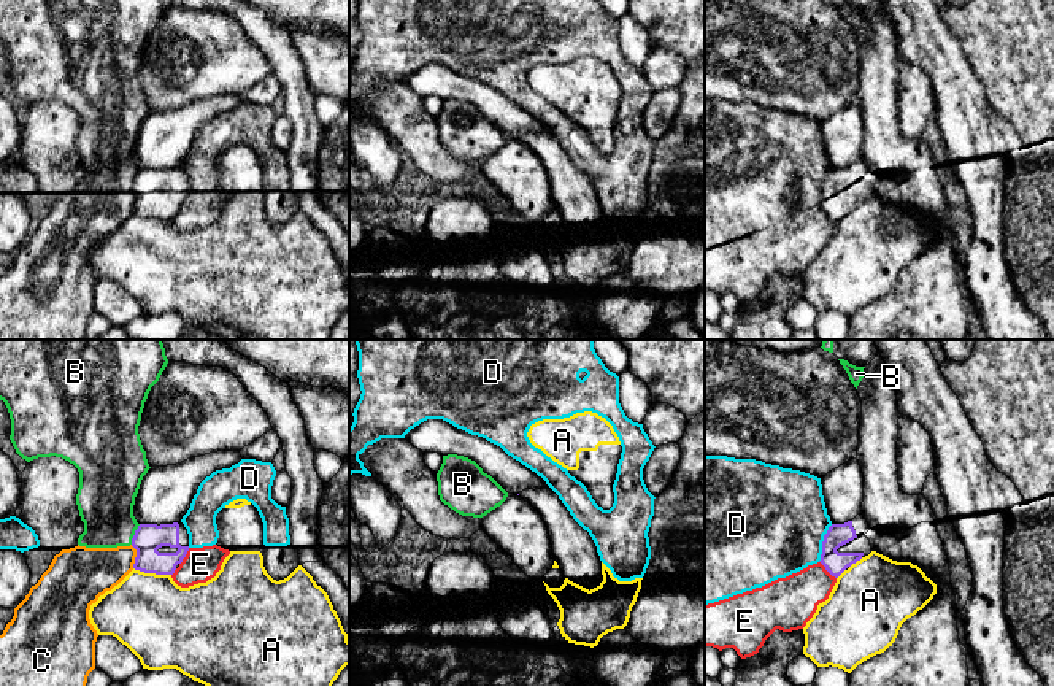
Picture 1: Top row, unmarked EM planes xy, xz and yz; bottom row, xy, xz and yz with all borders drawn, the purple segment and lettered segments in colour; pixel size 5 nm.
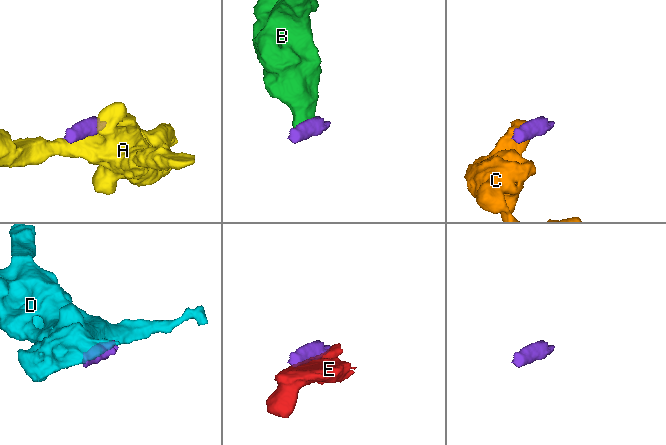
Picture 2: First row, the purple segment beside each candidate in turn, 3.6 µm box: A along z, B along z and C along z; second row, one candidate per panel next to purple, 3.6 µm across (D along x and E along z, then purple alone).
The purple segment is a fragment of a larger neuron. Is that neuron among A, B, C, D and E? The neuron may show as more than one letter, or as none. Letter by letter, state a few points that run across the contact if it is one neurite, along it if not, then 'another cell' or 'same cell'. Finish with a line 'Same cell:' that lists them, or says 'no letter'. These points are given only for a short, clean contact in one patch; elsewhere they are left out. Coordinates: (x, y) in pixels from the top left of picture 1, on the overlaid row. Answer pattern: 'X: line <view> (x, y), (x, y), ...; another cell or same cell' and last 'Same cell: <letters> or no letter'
A: another cell
B: line xy (140, 524), (130, 543); another cell
C: line xy (130, 545), (135, 550), (134, 567); another cell
D: another cell
E: another cell
Same cell: no letter

